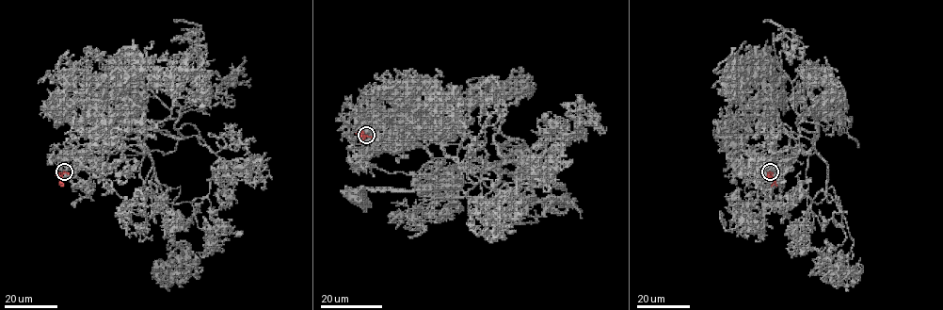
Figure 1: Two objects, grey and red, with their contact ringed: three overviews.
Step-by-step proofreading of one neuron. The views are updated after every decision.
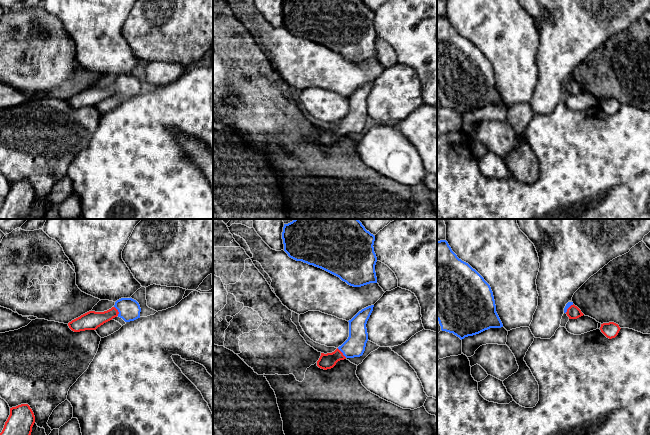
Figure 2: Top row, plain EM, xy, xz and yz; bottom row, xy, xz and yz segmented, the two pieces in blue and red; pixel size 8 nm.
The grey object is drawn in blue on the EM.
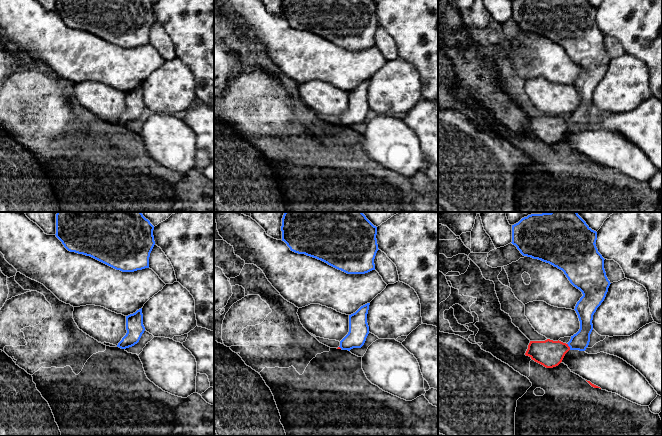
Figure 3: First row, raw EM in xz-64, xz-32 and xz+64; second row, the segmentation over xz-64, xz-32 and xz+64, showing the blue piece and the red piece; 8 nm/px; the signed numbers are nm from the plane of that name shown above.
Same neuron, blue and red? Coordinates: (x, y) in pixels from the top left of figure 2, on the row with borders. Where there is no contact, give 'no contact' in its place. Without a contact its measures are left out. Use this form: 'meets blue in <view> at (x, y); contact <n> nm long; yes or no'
meets blue in xz at (342, 352); contact 110 nm long; yes

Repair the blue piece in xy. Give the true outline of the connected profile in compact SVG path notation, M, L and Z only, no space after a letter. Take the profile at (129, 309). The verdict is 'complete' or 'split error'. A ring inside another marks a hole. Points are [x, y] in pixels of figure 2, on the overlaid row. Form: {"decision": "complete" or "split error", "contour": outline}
{"decision": "split error", "contour": "M121 298L115 302L115 305L111 309L104 312L89 311L69 322L68 326L74 332L96 330L117 316L125 322L134 321L140 318L140 312L141 308L136 300Z"}

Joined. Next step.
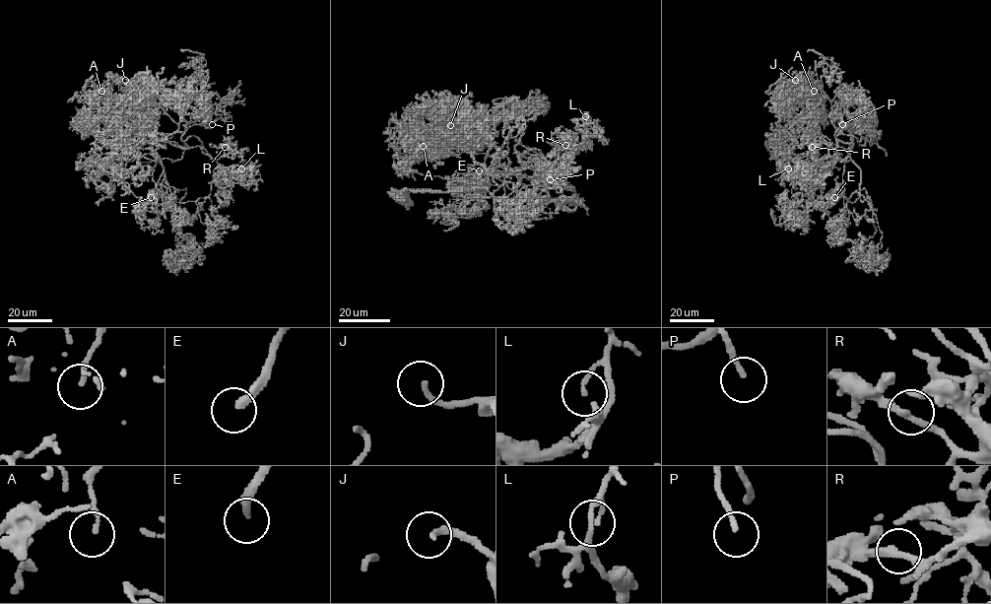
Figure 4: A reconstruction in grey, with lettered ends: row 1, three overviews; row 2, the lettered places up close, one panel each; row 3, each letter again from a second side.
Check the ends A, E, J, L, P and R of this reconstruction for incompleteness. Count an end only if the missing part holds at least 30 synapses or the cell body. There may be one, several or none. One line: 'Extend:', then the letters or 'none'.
Extend: E, J, P

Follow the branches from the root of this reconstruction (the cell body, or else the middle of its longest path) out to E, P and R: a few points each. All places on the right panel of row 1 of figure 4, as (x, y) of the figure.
E: (856, 122), (851, 125), (852, 146), (845, 163), (842, 182), (834, 197)
P: (856, 122), (851, 125), (851, 149), (848, 143), (835, 137), (838, 124), (843, 120), (839, 115), (842, 124)
R: (856, 122), (851, 125), (851, 149), (836, 139), (837, 146), (831, 146), (836, 154), (818, 160), (812, 147)

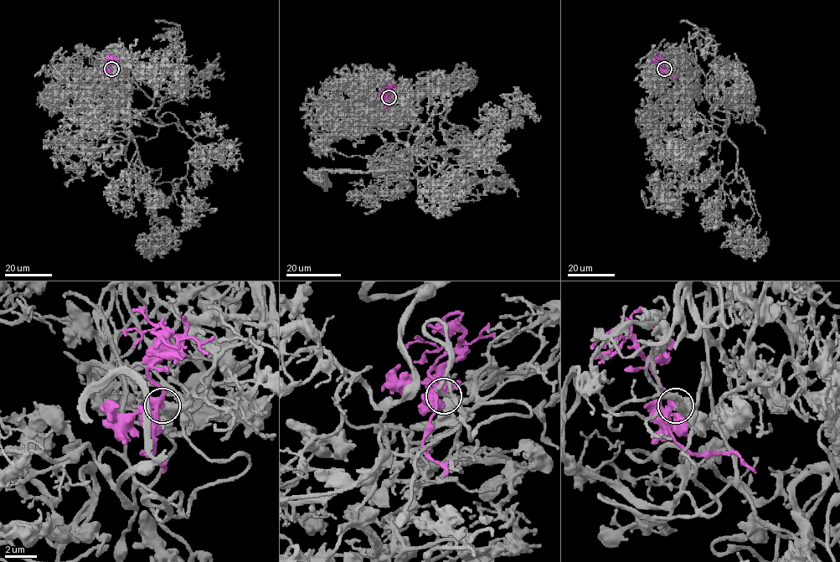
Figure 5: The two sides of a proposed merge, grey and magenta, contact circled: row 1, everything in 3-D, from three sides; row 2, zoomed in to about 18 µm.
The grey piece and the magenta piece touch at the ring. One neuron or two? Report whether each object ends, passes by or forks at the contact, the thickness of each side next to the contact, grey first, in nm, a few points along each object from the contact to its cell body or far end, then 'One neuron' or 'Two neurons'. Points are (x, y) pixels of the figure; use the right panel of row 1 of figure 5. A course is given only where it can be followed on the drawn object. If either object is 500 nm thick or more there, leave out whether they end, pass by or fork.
At the ring grey passes by. At the ring magenta forks. Thickness 480 nm (grey) against 340 nm. Course of grey: (664, 69), (670, 65), (673, 80), (702, 120), (708, 136), (726, 131), (727, 101), (733, 98). Course of magenta: (664, 69), (657, 58). One neuron

